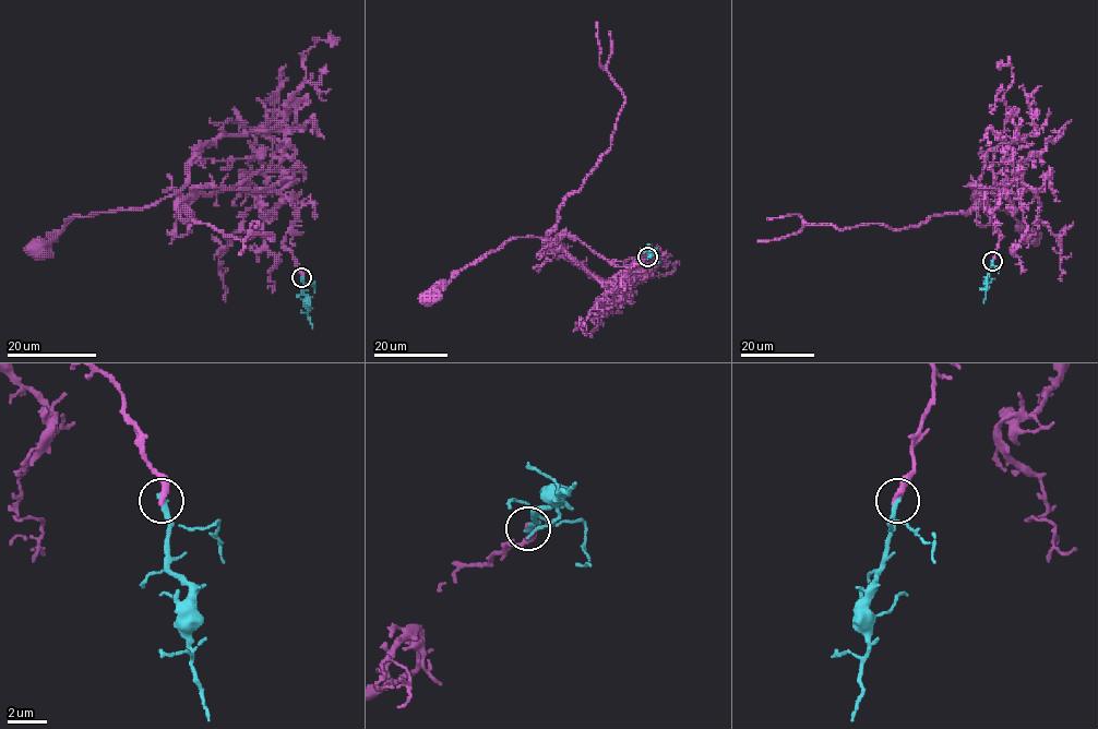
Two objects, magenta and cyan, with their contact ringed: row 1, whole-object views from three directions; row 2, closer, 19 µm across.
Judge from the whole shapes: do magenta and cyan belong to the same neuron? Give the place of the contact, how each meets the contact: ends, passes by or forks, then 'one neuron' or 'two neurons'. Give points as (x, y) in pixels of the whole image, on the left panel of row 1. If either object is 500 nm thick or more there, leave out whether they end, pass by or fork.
at (301, 277); magenta ends there; cyan ends there; two neurons

